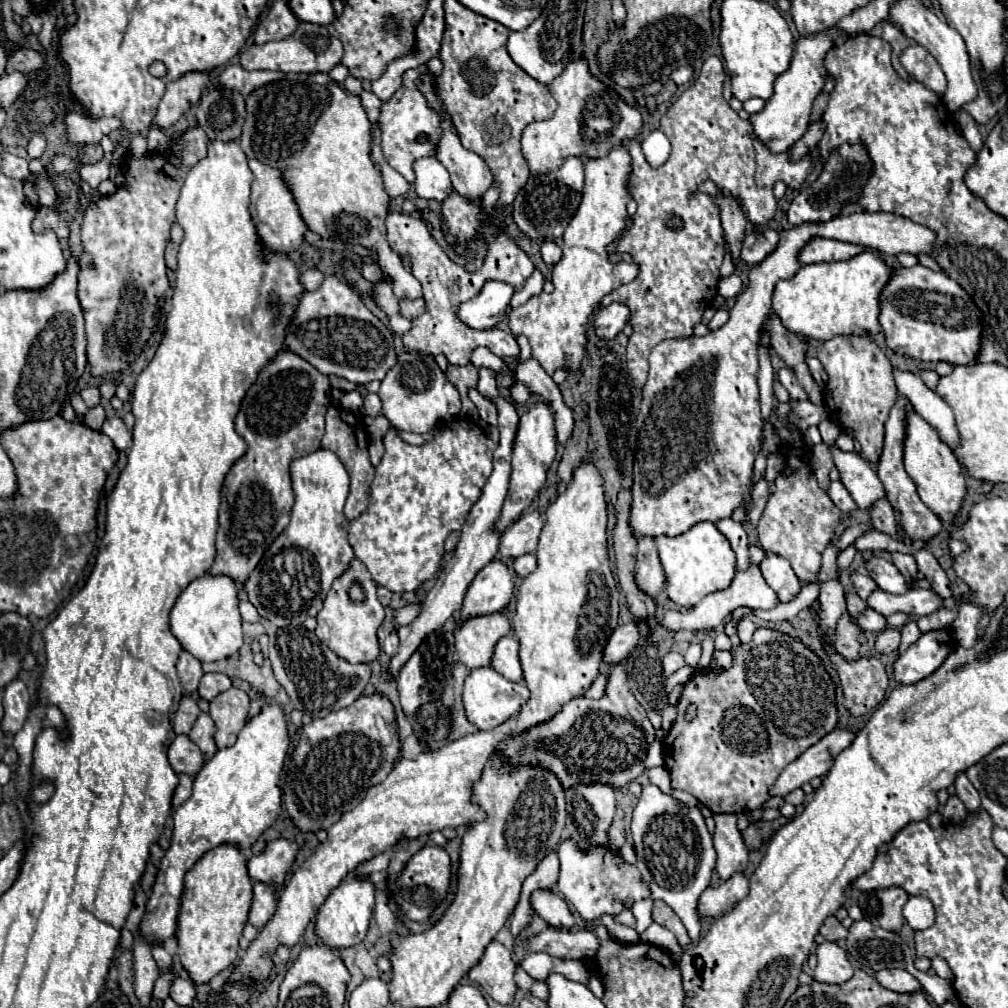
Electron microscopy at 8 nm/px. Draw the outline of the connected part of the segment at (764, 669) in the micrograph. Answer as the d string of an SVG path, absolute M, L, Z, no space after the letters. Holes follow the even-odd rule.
M757 628L753 634L753 640L749 644L739 644L735 648L731 648L733 654L733 666L729 670L703 670L701 674L695 674L689 682L685 682L679 704L677 704L677 720L673 722L669 734L663 740L663 760L665 760L665 768L671 776L671 786L677 790L685 790L689 794L693 794L701 804L705 804L713 814L717 812L743 812L743 810L751 810L751 808L761 808L767 800L769 800L769 788L775 784L775 780L779 778L779 774L783 772L783 768L797 760L809 746L817 744L827 732L831 732L837 724L837 704L835 704L835 684L831 680L831 676L827 674L823 660L809 648L805 646L801 640L785 634L785 632L777 632L771 628ZM687 704L697 704L697 716L693 722L685 720L685 708Z

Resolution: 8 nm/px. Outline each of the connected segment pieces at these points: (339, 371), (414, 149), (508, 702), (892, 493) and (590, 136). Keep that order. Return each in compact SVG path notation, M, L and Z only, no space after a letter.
M327 276L319 290L301 294L295 316L287 326L283 350L299 354L321 374L335 374L355 384L383 380L397 362L391 330L339 276Z
M419 66L415 70L405 72L403 86L393 94L389 102L381 104L381 114L377 118L379 130L381 130L381 150L385 160L391 168L395 168L409 184L413 184L413 160L421 156L433 156L435 154L435 142L439 140L439 116L427 106L427 100L417 90L417 76L421 72L427 72L427 66Z
M489 666L475 668L469 672L469 676L465 678L465 684L463 684L465 716L479 730L491 730L499 724L507 722L511 716L515 716L519 712L519 706L527 700L527 694L529 694L529 690L523 682L511 682Z
M899 396L897 402L893 404L889 418L885 422L885 446L883 446L883 454L879 458L877 464L877 476L885 488L887 500L891 502L895 514L899 514L899 526L903 530L905 536L909 536L911 540L929 540L935 534L941 532L941 520L921 502L921 498L917 496L915 484L911 482L911 478L907 476L905 468L903 468L903 438L905 438L905 414L911 408L909 400Z
M585 60L569 62L567 68L549 84L549 92L557 100L553 118L529 124L521 138L521 150L533 176L553 172L571 154L577 154L579 158L599 154L599 158L603 158L611 150L609 142L613 142L615 148L641 132L643 120L639 110L627 106L613 90L607 90L607 86L593 78Z

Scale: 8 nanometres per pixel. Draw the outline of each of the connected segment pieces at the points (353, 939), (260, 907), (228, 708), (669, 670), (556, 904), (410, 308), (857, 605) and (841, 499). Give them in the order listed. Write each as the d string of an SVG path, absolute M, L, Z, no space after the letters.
M357 878L341 882L317 912L317 920L315 920L317 940L331 950L341 950L341 948L361 944L369 928L373 906L375 906L375 888L371 882L357 880Z
M255 882L253 884L253 904L249 910L249 922L257 930L261 930L271 920L275 910L277 910L277 904L275 904L271 886L263 884L263 882Z
M229 688L211 700L209 716L215 722L215 744L219 750L233 746L239 730L245 726L249 696L239 688Z
M671 650L671 652L667 652L667 654L663 656L663 672L665 672L665 676L675 674L681 666L685 666L685 660L683 660L683 656L681 656L679 652Z
M543 888L535 890L531 894L531 906L533 906L535 914L539 914L553 928L567 930L575 924L567 902L561 896L553 894L551 890L543 890Z
M423 298L417 300L399 300L399 312L403 318L417 318L419 314L423 314L427 310L427 304Z
M849 594L847 596L847 610L849 610L849 614L851 616L859 616L859 614L863 614L865 610L867 610L867 604L857 596L857 594Z
M831 482L831 486L829 486L829 498L831 498L833 504L835 504L839 510L843 510L845 514L849 514L851 510L857 508L857 504L855 504L853 498L851 498L851 494L847 492L847 488L845 488L841 482Z

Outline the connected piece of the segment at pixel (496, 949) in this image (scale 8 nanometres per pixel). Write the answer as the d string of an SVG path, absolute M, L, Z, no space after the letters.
M491 942L479 964L469 970L469 978L475 980L475 984L479 984L495 1002L511 1004L517 992L513 980L515 968L517 964L513 962L511 952L503 944Z

